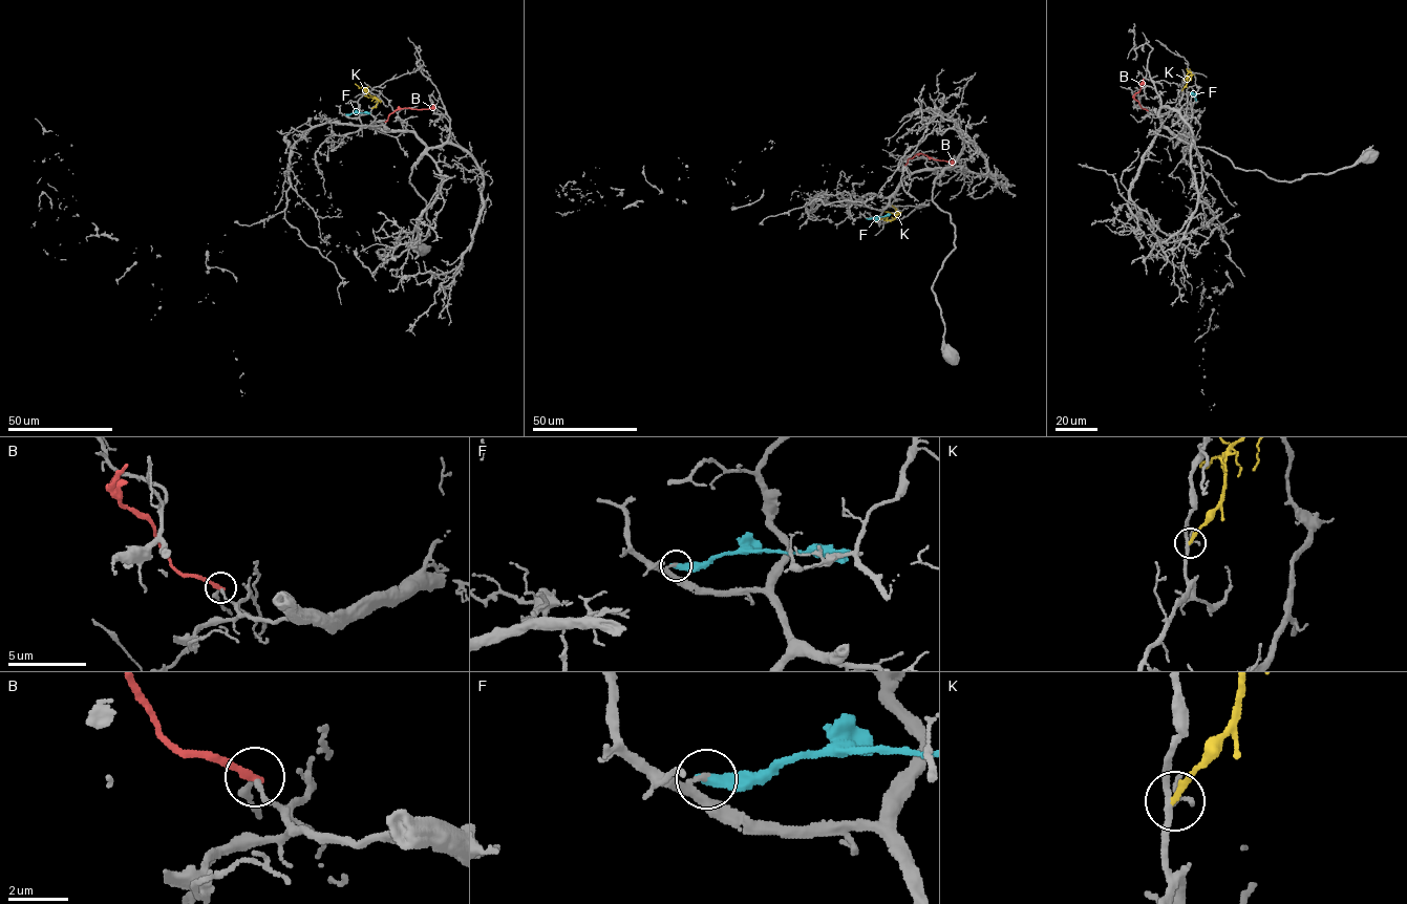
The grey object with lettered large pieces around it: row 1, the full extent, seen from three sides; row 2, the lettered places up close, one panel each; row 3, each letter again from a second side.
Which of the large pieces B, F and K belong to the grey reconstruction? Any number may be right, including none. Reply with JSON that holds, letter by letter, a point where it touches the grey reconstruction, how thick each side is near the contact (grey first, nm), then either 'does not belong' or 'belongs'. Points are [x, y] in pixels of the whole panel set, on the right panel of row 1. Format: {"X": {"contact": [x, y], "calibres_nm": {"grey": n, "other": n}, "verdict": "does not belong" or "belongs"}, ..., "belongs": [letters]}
{"B": {"contact": [1148, 110], "calibres_nm": {"grey": 160, "other": 280}, "verdict": "does not belong"}, "F": {"contact": [1195, 101], "calibres_nm": {"grey": 150, "other": 380}, "verdict": "does not belong"}, "K": {"contact": [1181, 90], "calibres_nm": {"grey": 190, "other": 220}, "verdict": "does not belong"}, "belongs": []}

